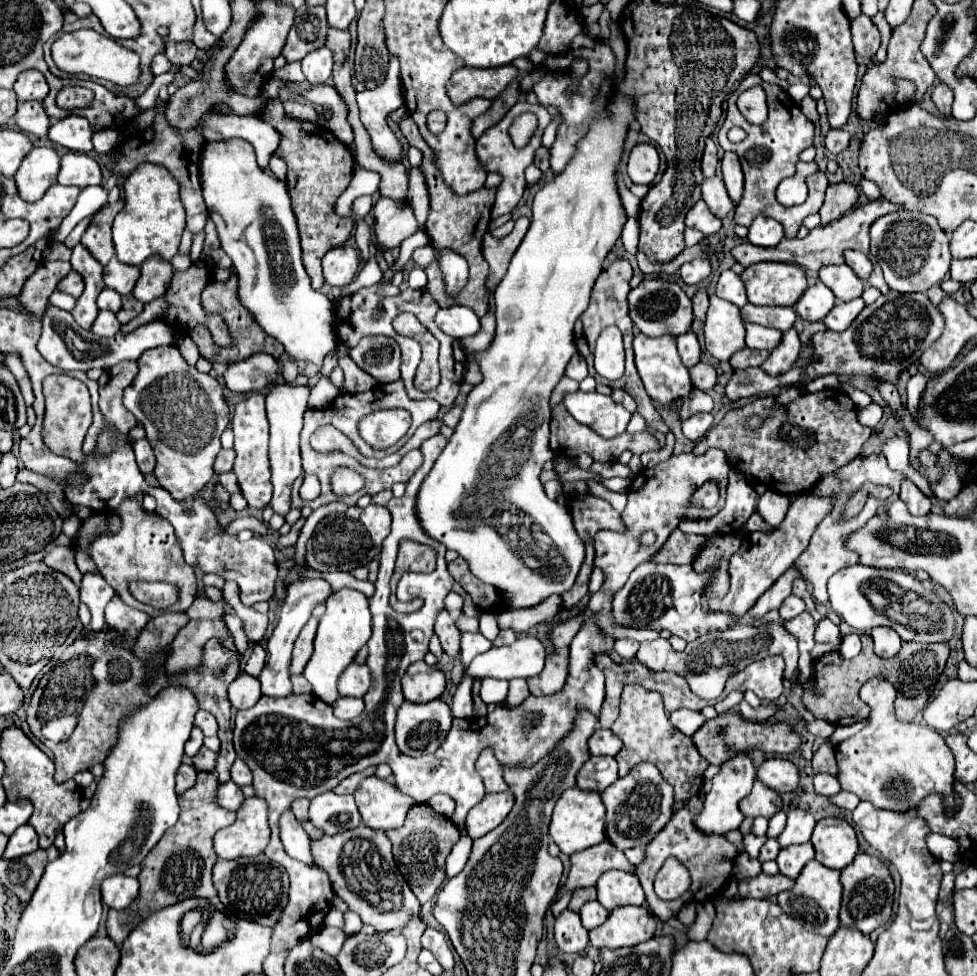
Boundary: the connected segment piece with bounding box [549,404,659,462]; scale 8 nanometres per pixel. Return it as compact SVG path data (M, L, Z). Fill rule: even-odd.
M555 406L553 410L553 418L551 418L551 438L549 438L549 444L551 444L551 450L557 454L557 456L565 456L565 458L575 458L579 456L581 452L587 452L593 460L599 460L599 462L611 462L611 460L617 460L621 456L623 450L631 448L633 454L643 454L647 450L659 450L659 444L657 440L653 438L653 434L649 432L637 432L637 434L619 434L615 438L603 438L599 436L597 432L593 432L589 426L585 424L577 424L577 420L573 420L573 416L569 416L569 412L565 412L565 408Z

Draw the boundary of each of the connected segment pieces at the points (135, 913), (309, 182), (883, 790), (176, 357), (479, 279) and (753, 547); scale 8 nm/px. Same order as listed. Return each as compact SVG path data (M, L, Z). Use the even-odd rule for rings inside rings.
M199 772L197 782L191 790L187 790L183 796L179 796L179 806L181 806L181 816L169 832L161 838L161 844L145 856L141 862L143 870L137 876L141 888L139 896L133 900L133 904L127 910L109 910L107 916L107 936L121 946L125 936L143 920L149 916L149 910L157 910L169 904L175 904L185 898L213 898L217 894L213 880L211 880L211 870L213 864L217 862L217 854L213 852L213 834L229 826L235 820L235 812L225 812L223 808L217 808L215 804L215 788L217 788L217 774L215 772Z
M273 98L273 102L269 102L259 112L259 118L271 124L281 134L279 148L273 152L273 156L283 158L287 164L287 186L289 186L289 194L293 202L293 212L299 222L303 264L305 264L307 274L311 276L313 288L319 290L325 282L321 274L323 254L335 246L345 244L353 232L353 220L337 216L335 202L345 192L345 188L349 186L353 178L355 158L351 150L321 124L287 116L279 98Z
M873 676L863 684L861 700L871 708L867 726L835 748L839 768L837 780L841 788L875 804L875 808L915 808L933 792L953 802L953 752L943 736L929 726L899 722L893 708L895 696L895 686L883 676Z
M175 346L151 348L139 356L139 372L123 392L123 406L147 432L157 456L159 486L175 500L195 496L213 478L213 462L221 450L219 438L229 424L229 408L219 382L185 364Z
M405 114L399 122L399 128L403 132L403 136L407 138L407 142L415 148L419 148L423 152L423 164L421 170L427 178L427 186L429 186L429 194L431 194L431 212L427 218L427 234L431 238L431 244L435 248L453 248L455 252L461 252L461 256L465 256L465 260L469 262L469 284L465 286L465 292L461 292L461 296L457 296L457 300L449 300L449 296L445 296L443 288L441 288L441 272L437 272L437 264L431 264L429 268L425 268L427 274L427 292L433 296L433 300L441 306L441 308L449 308L449 306L467 306L471 308L479 318L483 318L489 309L487 297L489 293L486 289L486 280L489 274L489 264L482 255L483 234L487 232L487 226L491 222L491 206L495 202L495 194L497 188L479 188L470 192L467 196L459 196L455 194L439 176L439 170L435 166L435 156L433 150L425 144L425 140L421 138L421 134L417 132L417 124L413 124L413 118L409 114Z
M801 496L797 504L791 504L785 520L781 522L781 532L773 532L773 536L761 536L761 532L747 534L739 552L735 552L729 560L729 592L723 598L709 598L709 610L725 610L737 618L743 618L745 612L757 602L757 598L773 586L773 582L787 572L799 554L807 548L815 526L829 512L829 504L825 500L809 500L809 496Z

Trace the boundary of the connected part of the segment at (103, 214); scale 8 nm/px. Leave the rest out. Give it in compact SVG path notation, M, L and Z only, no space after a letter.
M119 198L113 204L107 204L101 212L97 212L91 218L89 228L83 234L83 244L89 248L89 252L93 252L93 256L97 256L97 260L101 264L107 264L113 258L113 242L111 242L111 224L115 214L123 208L123 198Z

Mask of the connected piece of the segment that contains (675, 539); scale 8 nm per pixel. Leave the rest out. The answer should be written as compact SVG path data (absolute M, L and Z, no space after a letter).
M675 528L663 548L651 558L653 562L675 562L675 564L691 564L697 548L705 542L705 536L685 534Z

